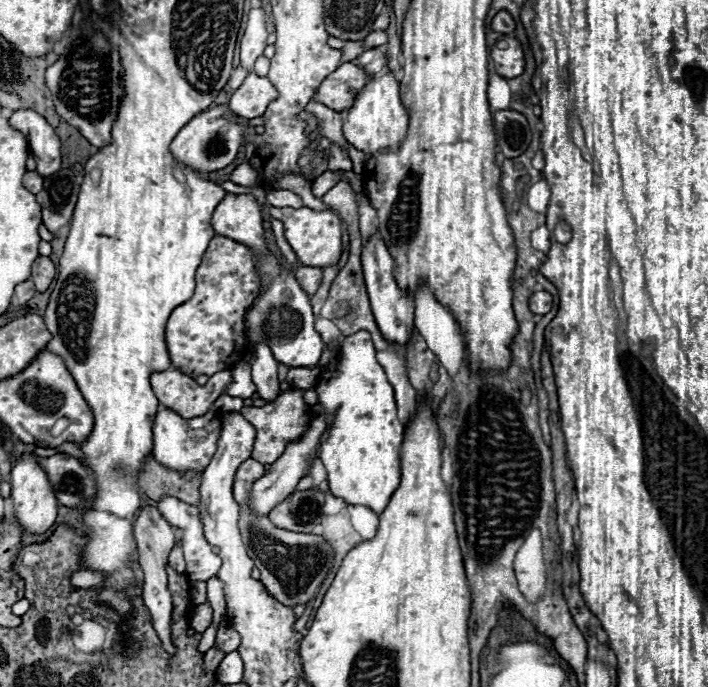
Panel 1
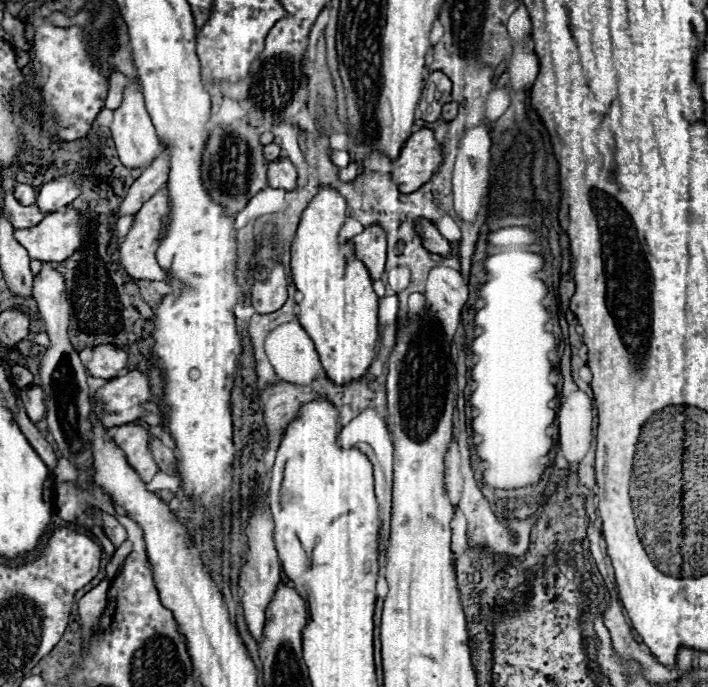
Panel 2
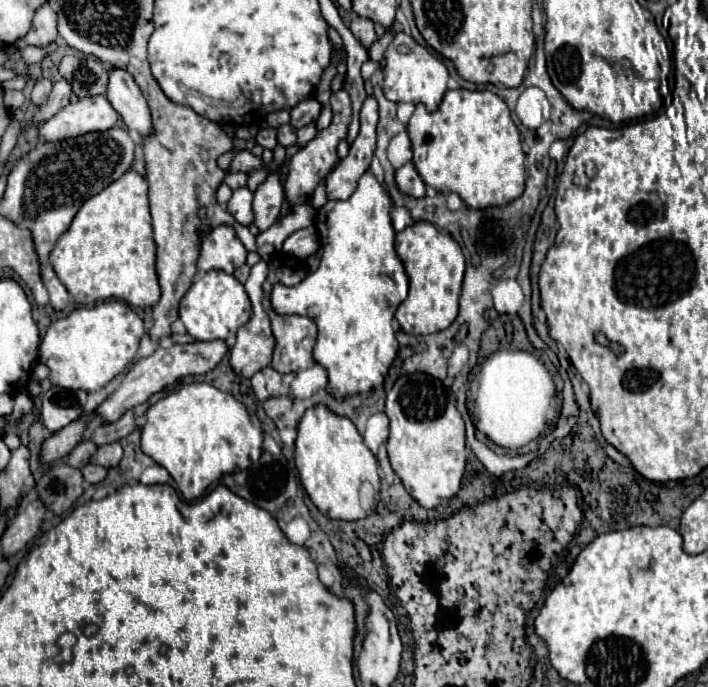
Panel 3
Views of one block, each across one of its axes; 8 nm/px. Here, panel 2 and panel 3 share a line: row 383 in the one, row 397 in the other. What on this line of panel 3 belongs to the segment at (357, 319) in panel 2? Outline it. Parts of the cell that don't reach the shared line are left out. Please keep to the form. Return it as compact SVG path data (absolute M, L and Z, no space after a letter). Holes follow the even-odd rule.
M366 172L350 198L344 201L328 200L317 211L315 226L322 249L318 270L304 278L298 286L288 288L278 284L272 290L272 306L278 314L300 314L316 322L318 342L314 346L314 360L326 368L328 384L336 400L344 400L380 386L398 352L392 320L396 308L408 296L408 276L394 252L396 232L390 222L390 204L392 202L384 194L380 182L370 172Z

